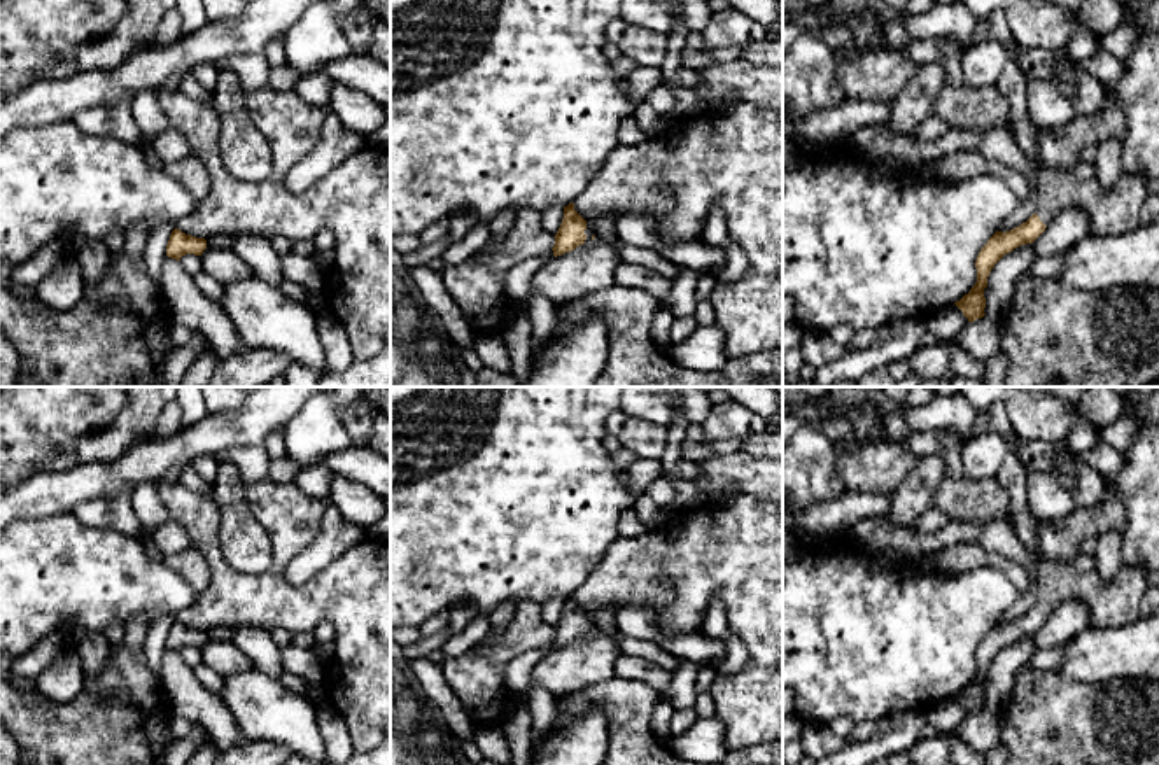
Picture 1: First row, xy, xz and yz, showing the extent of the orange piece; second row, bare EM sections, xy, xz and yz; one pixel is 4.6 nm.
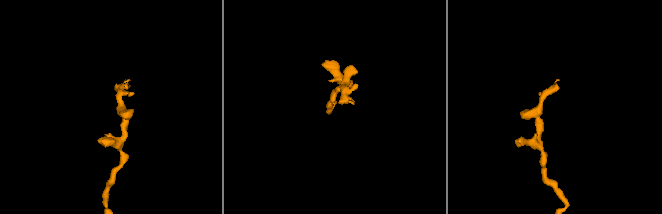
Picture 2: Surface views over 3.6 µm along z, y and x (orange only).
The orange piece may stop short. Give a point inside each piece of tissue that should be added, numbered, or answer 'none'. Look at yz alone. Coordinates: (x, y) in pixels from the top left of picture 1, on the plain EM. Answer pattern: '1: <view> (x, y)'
1: yz (1117, 601)

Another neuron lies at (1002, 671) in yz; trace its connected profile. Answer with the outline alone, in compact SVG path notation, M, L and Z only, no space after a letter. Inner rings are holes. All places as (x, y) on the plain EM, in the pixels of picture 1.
M1033 635L1021 637L1005 646L991 662L986 679L986 709L1001 714L1014 683L1017 670L1029 662L1038 651Z

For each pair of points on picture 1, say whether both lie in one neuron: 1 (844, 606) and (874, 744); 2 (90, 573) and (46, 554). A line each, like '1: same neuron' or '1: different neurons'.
1: different neurons
2: same neuron

